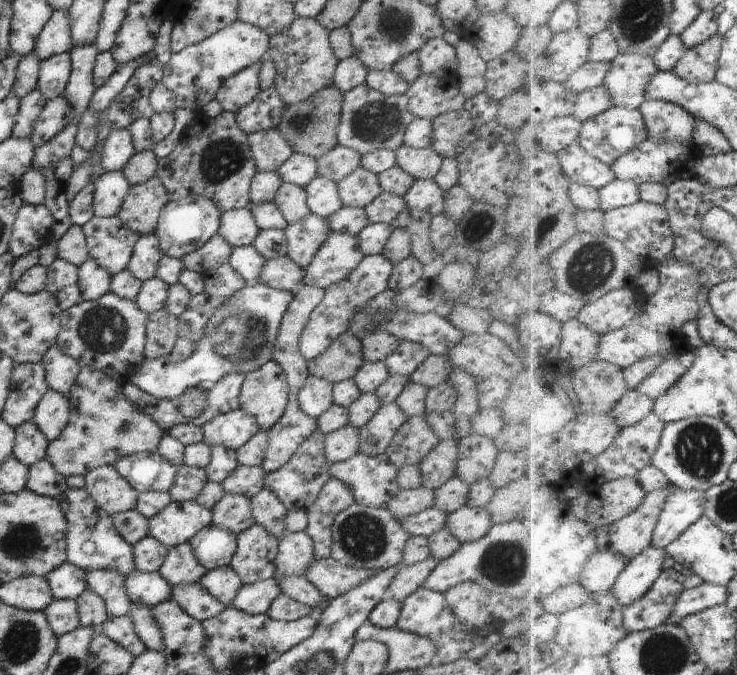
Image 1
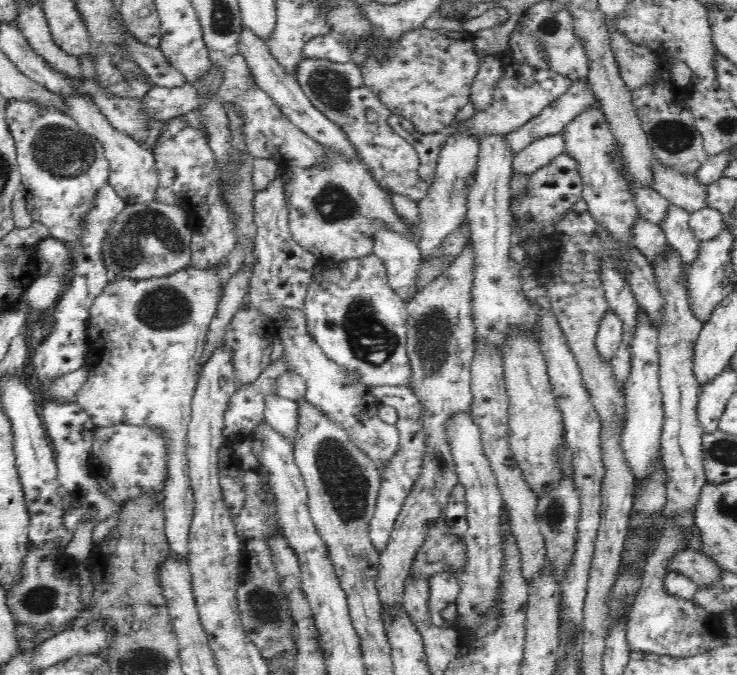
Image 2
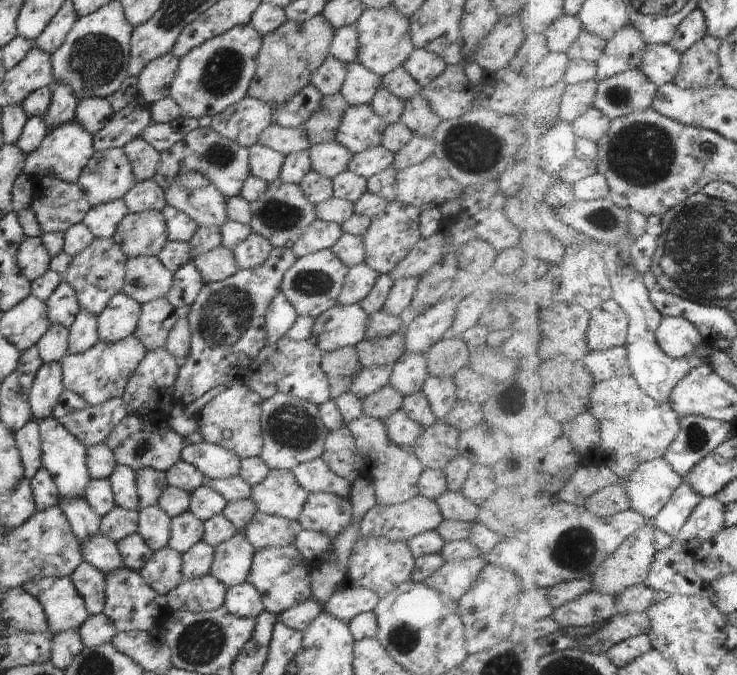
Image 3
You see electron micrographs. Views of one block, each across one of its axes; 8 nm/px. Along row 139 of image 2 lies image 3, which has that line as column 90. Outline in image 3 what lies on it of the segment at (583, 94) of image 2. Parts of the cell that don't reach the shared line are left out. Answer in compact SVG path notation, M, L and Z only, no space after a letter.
M60 498L58 506L67 517L73 534L80 544L100 533L101 518L93 512L86 500L64 501Z

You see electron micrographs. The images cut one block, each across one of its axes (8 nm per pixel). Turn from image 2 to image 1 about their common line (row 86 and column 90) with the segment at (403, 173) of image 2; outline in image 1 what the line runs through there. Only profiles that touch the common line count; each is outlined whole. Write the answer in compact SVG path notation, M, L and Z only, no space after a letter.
M106 293L96 300L82 301L61 312L56 344L81 368L92 367L124 385L129 382L129 373L144 360L148 317L149 314L136 301Z

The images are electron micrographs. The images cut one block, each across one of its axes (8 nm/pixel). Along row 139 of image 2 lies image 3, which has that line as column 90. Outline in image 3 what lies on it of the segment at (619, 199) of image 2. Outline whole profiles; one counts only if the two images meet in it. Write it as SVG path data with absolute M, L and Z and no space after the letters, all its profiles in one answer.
M83 560L69 578L84 600L87 614L90 616L104 613L106 603L105 574Z

